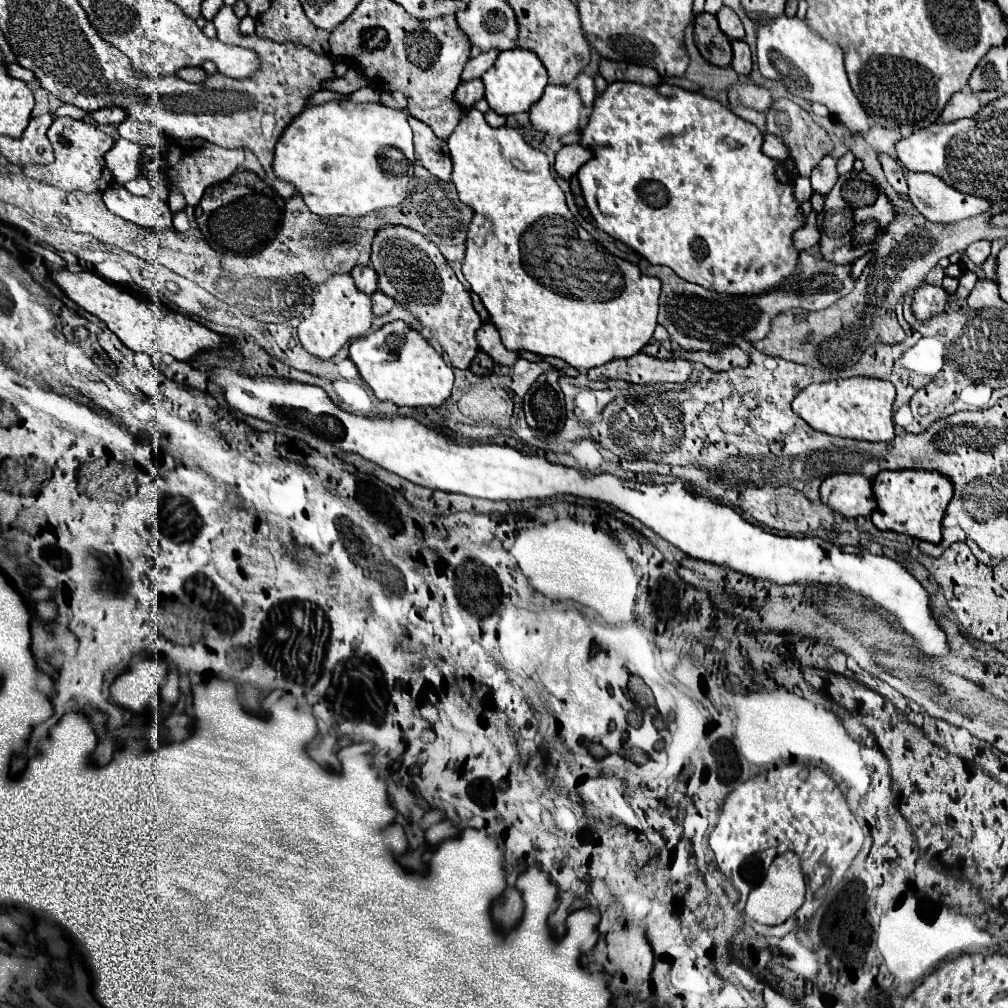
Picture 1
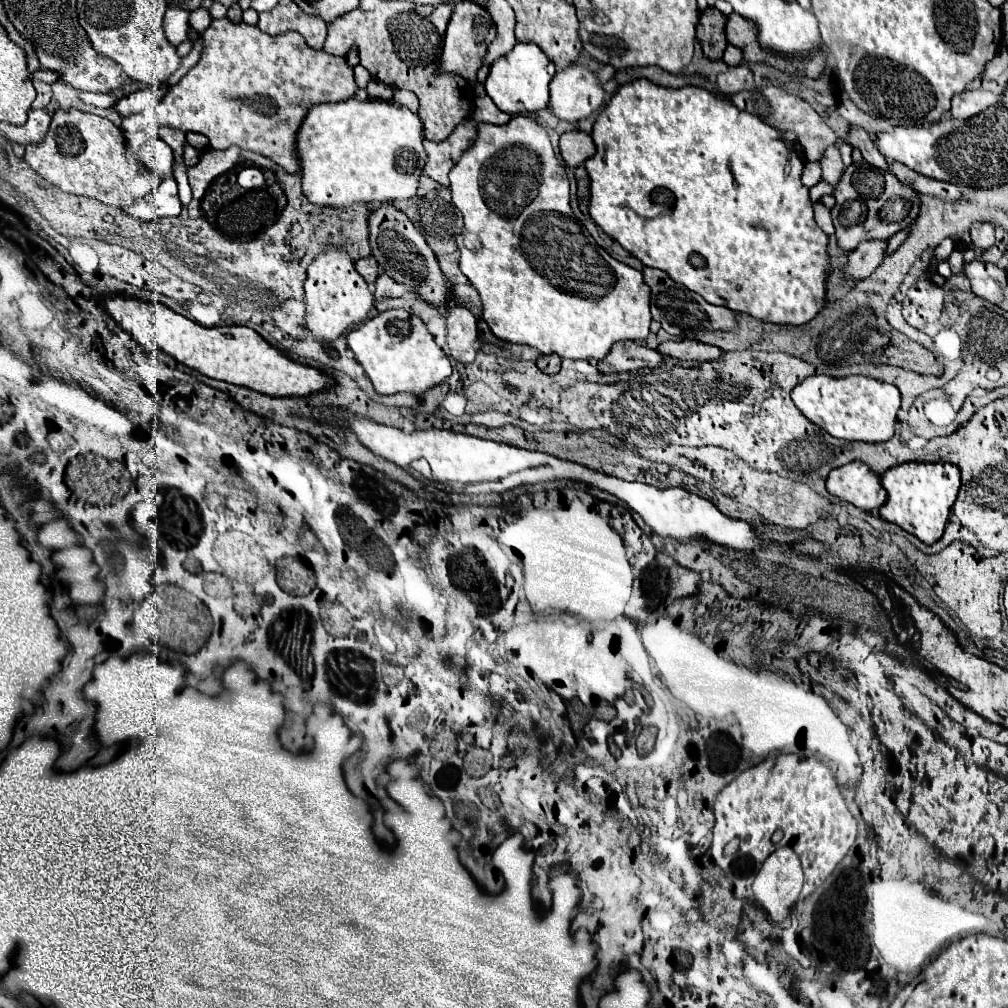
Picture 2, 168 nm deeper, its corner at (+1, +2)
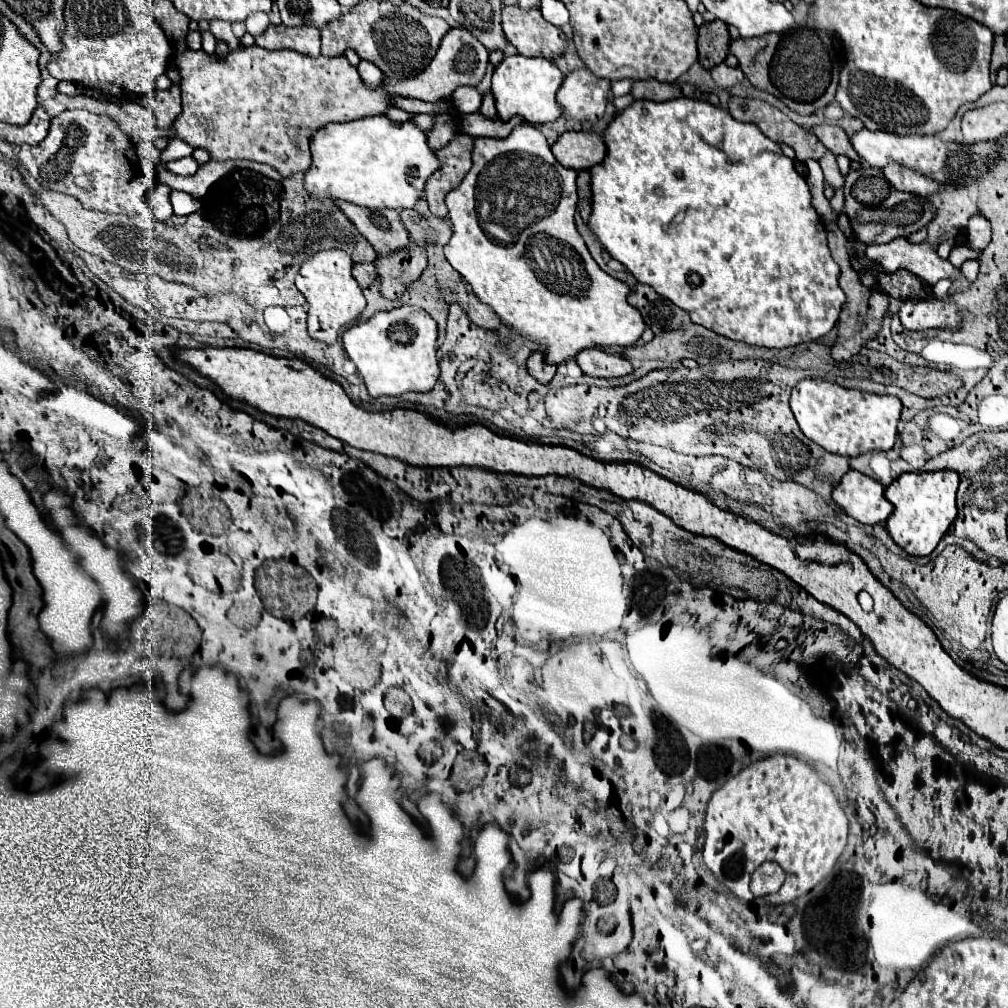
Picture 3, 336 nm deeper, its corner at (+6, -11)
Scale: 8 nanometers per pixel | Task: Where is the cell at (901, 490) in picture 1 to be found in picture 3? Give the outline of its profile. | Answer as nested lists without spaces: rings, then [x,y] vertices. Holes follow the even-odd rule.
[[[944,469],[944,471],[934,471],[934,473],[924,473],[924,471],[904,473],[886,489],[886,499],[894,505],[894,513],[888,517],[886,527],[892,539],[908,555],[930,555],[936,549],[938,541],[956,519],[958,483],[960,483],[958,473]]]

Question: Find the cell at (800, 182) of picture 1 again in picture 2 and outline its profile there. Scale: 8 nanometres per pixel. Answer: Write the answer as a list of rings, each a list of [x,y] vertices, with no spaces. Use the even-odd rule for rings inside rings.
[[[807,162],[805,168],[803,168],[803,174],[801,174],[801,182],[811,188],[815,186],[817,182],[821,182],[821,168],[819,168],[819,162]]]

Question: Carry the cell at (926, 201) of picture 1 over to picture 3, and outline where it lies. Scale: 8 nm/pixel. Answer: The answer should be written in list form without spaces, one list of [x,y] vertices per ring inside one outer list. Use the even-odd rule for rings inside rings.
[[[888,163],[882,169],[882,173],[890,181],[890,185],[894,185],[898,191],[918,193],[920,197],[930,197],[940,187],[928,175],[922,175],[922,173],[906,167],[906,165],[900,165],[900,163]]]

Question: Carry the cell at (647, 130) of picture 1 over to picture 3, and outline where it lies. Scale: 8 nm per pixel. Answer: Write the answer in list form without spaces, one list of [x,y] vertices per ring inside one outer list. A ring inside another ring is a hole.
[[[678,97],[678,99],[670,99],[670,101],[664,101],[664,103],[656,103],[656,101],[634,101],[628,109],[624,109],[622,113],[616,115],[616,119],[608,125],[608,129],[604,131],[604,141],[606,141],[606,147],[608,147],[608,153],[606,153],[606,159],[598,165],[594,165],[590,169],[590,175],[592,175],[592,215],[590,215],[590,221],[588,221],[588,227],[592,229],[592,233],[598,237],[598,241],[606,247],[606,251],[616,259],[620,261],[634,277],[638,283],[644,283],[644,285],[650,285],[654,287],[654,291],[672,301],[676,307],[680,307],[682,311],[688,311],[692,323],[696,325],[702,325],[722,337],[728,337],[728,339],[734,339],[734,341],[744,341],[748,345],[754,345],[754,347],[768,347],[768,349],[784,349],[784,347],[794,347],[794,345],[800,345],[800,343],[808,343],[808,341],[816,341],[820,337],[824,337],[838,321],[840,317],[840,309],[842,305],[846,303],[846,295],[844,291],[840,289],[838,285],[838,273],[840,273],[840,267],[838,263],[832,259],[830,255],[830,249],[828,249],[828,243],[826,243],[826,227],[822,223],[822,217],[816,213],[816,209],[812,207],[812,195],[810,195],[810,189],[808,189],[808,183],[798,175],[798,171],[794,169],[794,163],[792,159],[788,159],[782,151],[780,151],[780,145],[770,141],[764,133],[760,133],[760,129],[754,125],[754,123],[740,123],[736,121],[726,109],[722,107],[714,107],[706,101],[698,101],[698,99],[688,99],[688,97]]]

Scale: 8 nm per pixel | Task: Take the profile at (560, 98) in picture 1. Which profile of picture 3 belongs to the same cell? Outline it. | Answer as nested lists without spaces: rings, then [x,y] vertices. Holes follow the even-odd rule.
[[[578,69],[564,77],[558,91],[564,117],[578,121],[598,121],[610,99],[610,81],[596,77],[590,69]]]

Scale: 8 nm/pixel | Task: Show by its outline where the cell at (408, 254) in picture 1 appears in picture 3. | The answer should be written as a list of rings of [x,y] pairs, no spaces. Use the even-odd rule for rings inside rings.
[[[336,201],[336,205],[380,255],[390,255],[394,249],[408,247],[408,231],[400,221],[400,211],[368,209],[346,201]]]

